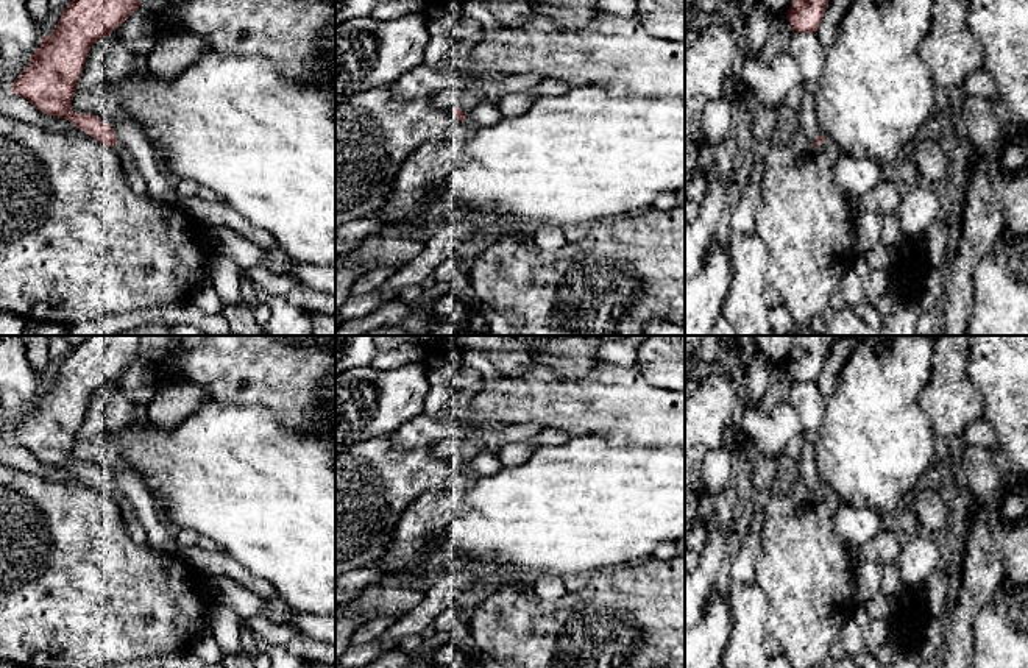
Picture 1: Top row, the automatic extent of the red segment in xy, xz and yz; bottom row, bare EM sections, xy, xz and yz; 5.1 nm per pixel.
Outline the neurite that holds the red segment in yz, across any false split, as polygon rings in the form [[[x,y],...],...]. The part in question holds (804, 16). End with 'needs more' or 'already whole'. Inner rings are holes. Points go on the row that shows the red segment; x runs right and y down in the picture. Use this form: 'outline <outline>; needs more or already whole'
outline [[[792,0],[786,12],[792,31],[816,33],[830,0]]]; already whole

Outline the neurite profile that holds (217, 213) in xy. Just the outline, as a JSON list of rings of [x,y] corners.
[[[197,195],[193,198],[178,198],[176,204],[187,215],[204,226],[229,228],[261,248],[278,247],[276,239],[271,237],[265,229],[248,222],[243,215],[232,209],[231,204],[222,200],[207,201]]]

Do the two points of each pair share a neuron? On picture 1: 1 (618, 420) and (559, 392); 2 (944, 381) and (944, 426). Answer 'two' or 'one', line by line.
1: one
2: one

